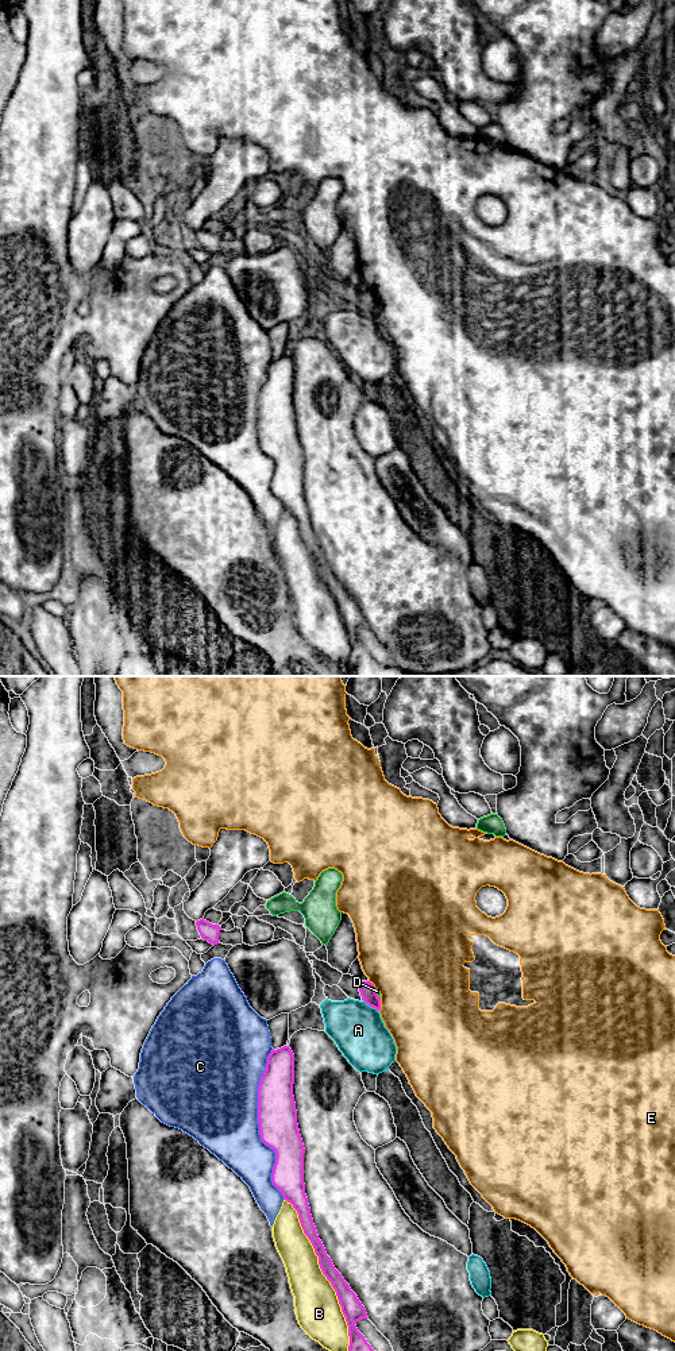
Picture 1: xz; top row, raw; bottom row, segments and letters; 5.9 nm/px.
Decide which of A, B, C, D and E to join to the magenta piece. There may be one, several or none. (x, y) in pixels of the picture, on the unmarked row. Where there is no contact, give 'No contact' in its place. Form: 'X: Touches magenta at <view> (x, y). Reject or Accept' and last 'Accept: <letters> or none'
A: Touches magenta at xz (371, 315). Reject
B: Touches magenta at xz (324, 583). Reject
C: Touches magenta at xz (258, 432). Reject
D: Touches magenta at xz (375, 302). Reject
E: Touches magenta at xz (380, 313). Reject
Accept: none

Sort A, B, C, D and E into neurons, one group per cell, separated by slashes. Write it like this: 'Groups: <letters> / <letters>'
Groups: A / B / C / D / E

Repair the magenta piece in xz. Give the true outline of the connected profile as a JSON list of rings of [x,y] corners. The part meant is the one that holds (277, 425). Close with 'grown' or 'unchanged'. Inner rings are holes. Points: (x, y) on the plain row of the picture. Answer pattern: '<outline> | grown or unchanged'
[[[289,355],[271,359],[266,379],[258,394],[258,433],[261,449],[274,459],[273,494],[298,522],[304,543],[310,549],[323,583],[336,601],[348,634],[350,655],[347,668],[352,676],[540,676],[516,663],[494,660],[482,667],[471,667],[444,673],[410,673],[397,667],[381,665],[358,640],[356,632],[369,628],[364,615],[351,599],[319,548],[304,493],[305,458],[297,433],[293,405],[294,363]]] | unchanged

